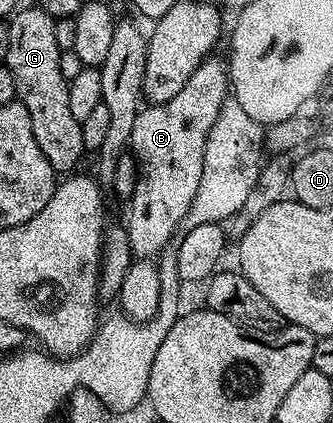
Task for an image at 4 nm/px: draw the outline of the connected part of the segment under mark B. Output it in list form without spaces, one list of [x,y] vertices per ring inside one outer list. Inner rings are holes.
[[[210,56],[199,68],[195,68],[191,80],[183,84],[179,96],[174,96],[163,104],[146,105],[137,114],[129,146],[133,157],[137,159],[139,177],[135,192],[127,200],[127,241],[132,257],[137,260],[131,262],[119,293],[120,313],[130,323],[149,322],[158,317],[161,285],[157,262],[153,260],[160,259],[161,255],[166,253],[168,246],[165,245],[174,241],[191,208],[191,200],[195,200],[195,192],[199,192],[207,136],[230,90],[231,79],[226,63],[222,59],[220,62],[217,56]],[[139,258],[153,259],[151,262],[139,262]]]

